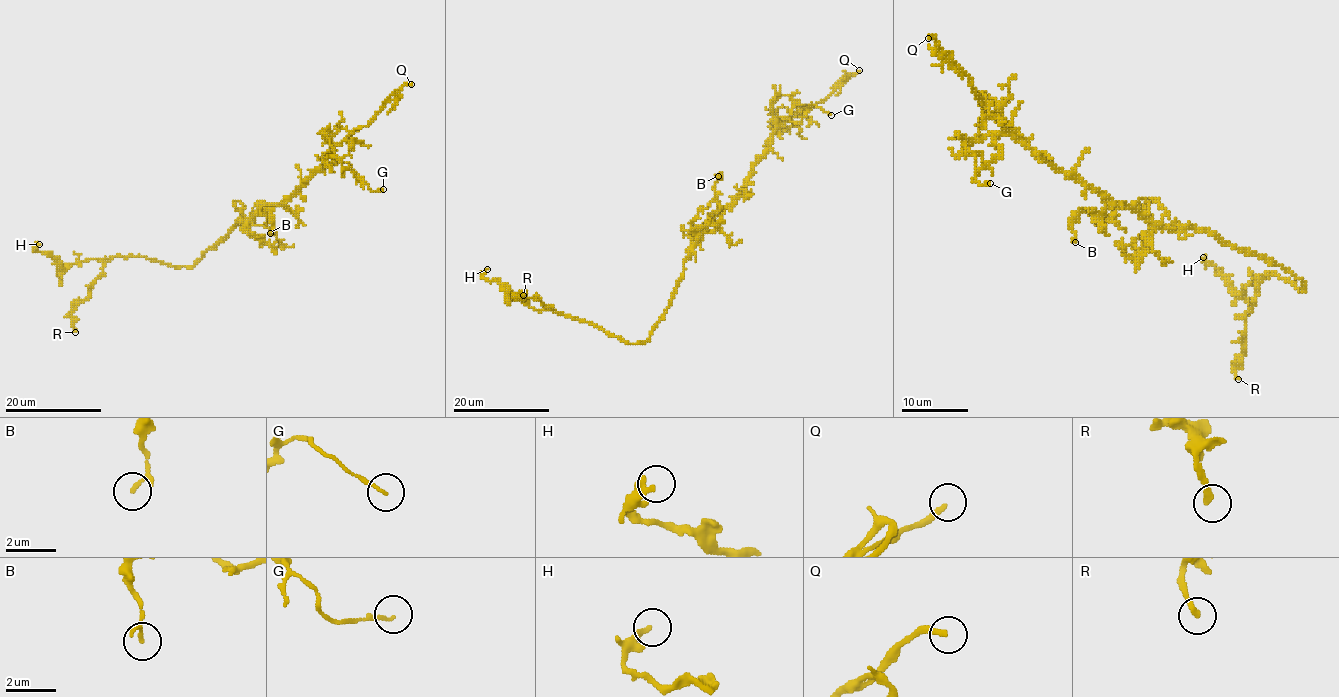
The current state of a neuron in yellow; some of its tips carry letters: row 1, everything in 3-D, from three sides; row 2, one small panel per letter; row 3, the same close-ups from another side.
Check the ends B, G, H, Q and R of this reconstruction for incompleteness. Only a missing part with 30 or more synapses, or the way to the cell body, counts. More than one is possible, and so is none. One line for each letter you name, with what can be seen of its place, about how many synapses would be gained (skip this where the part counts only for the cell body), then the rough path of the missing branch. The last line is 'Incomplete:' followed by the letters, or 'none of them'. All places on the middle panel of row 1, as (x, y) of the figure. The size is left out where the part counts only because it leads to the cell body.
Q: place (859, 70); course (859, 70), (866, 45), (859, 53), (843, 53), (836, 46), (829, 46), (831, 42)
Incomplete: Q

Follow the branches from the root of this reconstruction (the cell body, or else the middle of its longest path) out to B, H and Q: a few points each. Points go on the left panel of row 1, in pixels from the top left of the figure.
B: (236, 223), (246, 223), (260, 210), (270, 206), (269, 218), (266, 215), (269, 210), (272, 224), (270, 233)
H: (236, 223), (187, 267), (114, 256), (78, 261), (65, 270), (34, 249), (39, 244)
Q: (236, 223), (247, 223), (263, 210), (279, 206), (337, 145), (355, 129), (365, 127), (392, 95), (411, 84)

